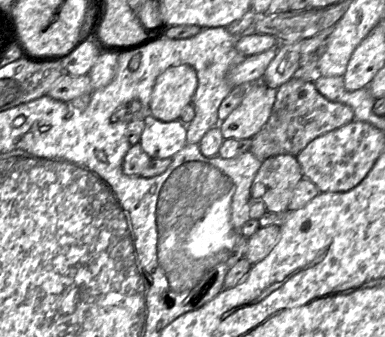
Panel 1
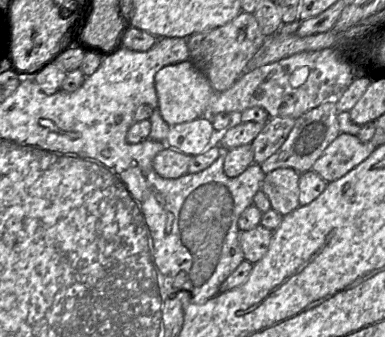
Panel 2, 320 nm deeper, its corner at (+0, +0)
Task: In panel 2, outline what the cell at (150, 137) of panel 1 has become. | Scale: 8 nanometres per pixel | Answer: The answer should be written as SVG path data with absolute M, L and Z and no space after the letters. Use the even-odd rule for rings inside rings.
M210 117L171 126L165 143L168 147L189 156L197 156L213 145L216 131Z

